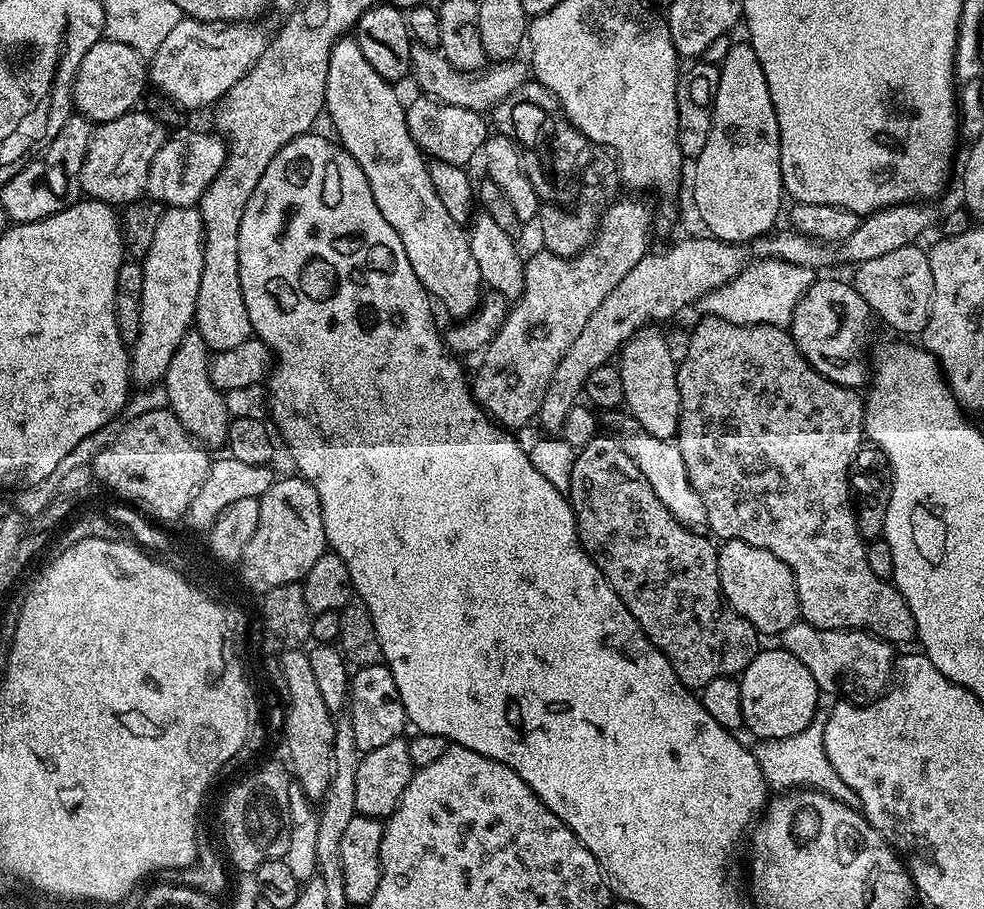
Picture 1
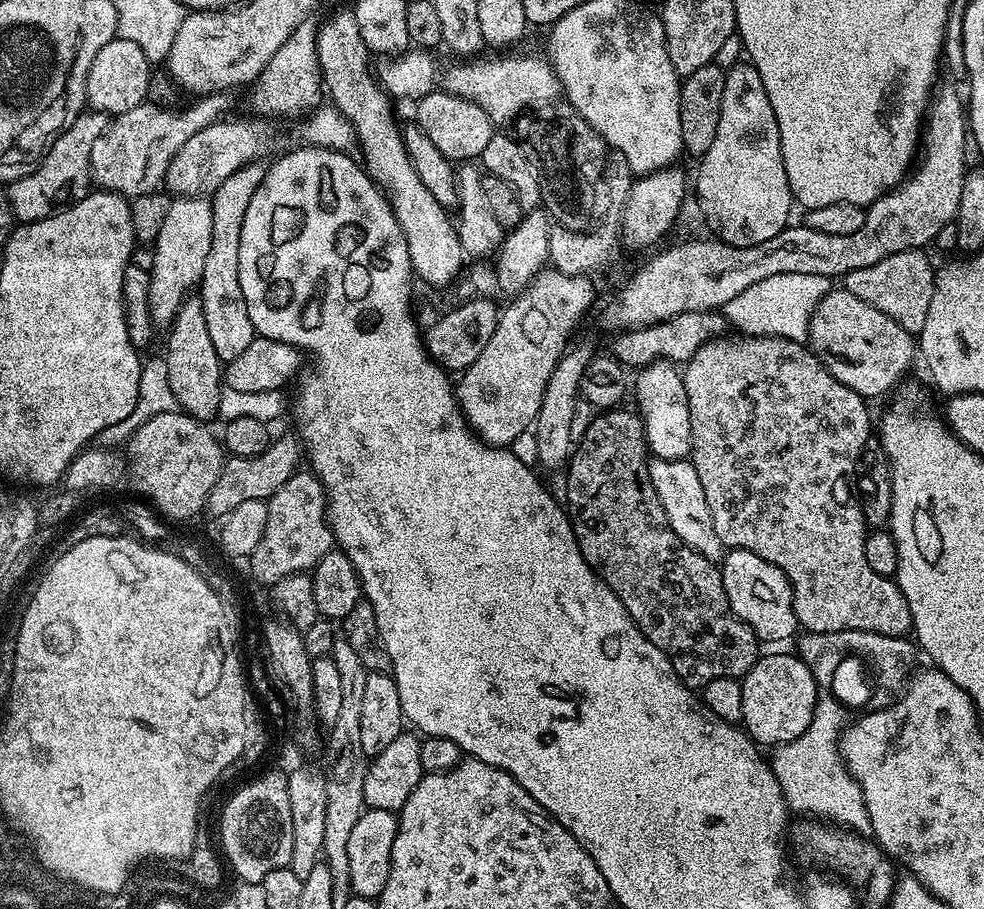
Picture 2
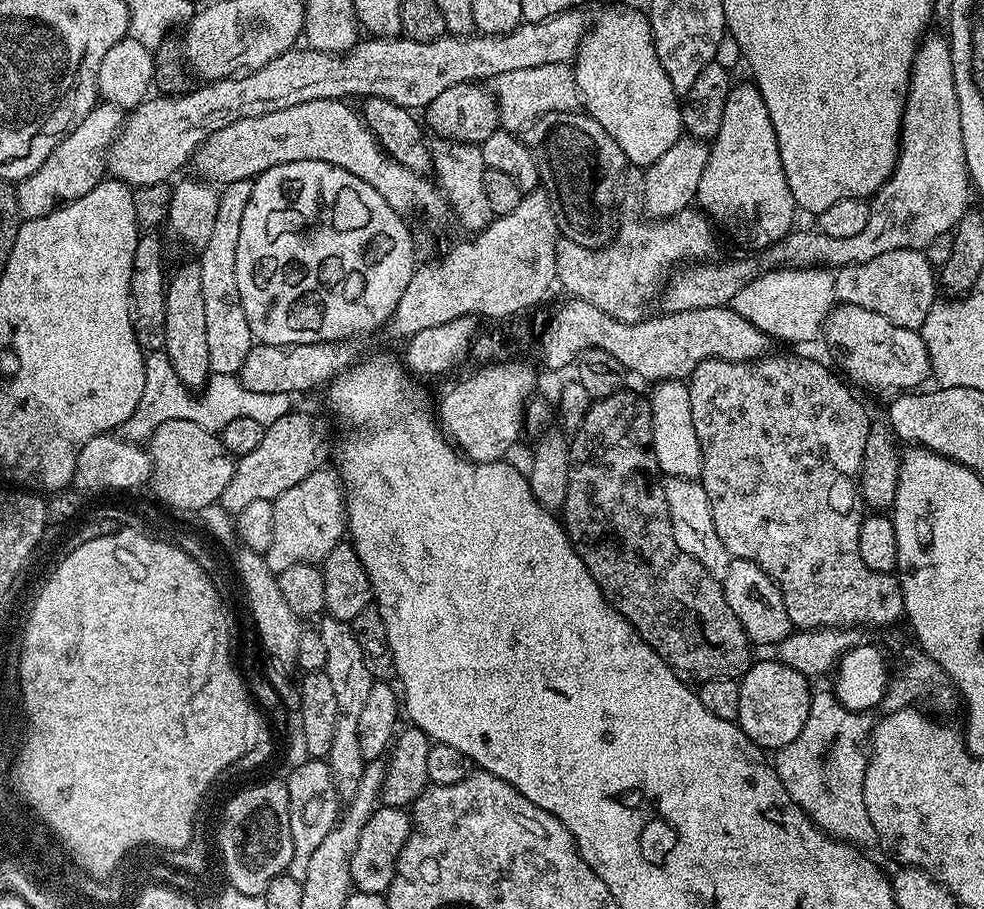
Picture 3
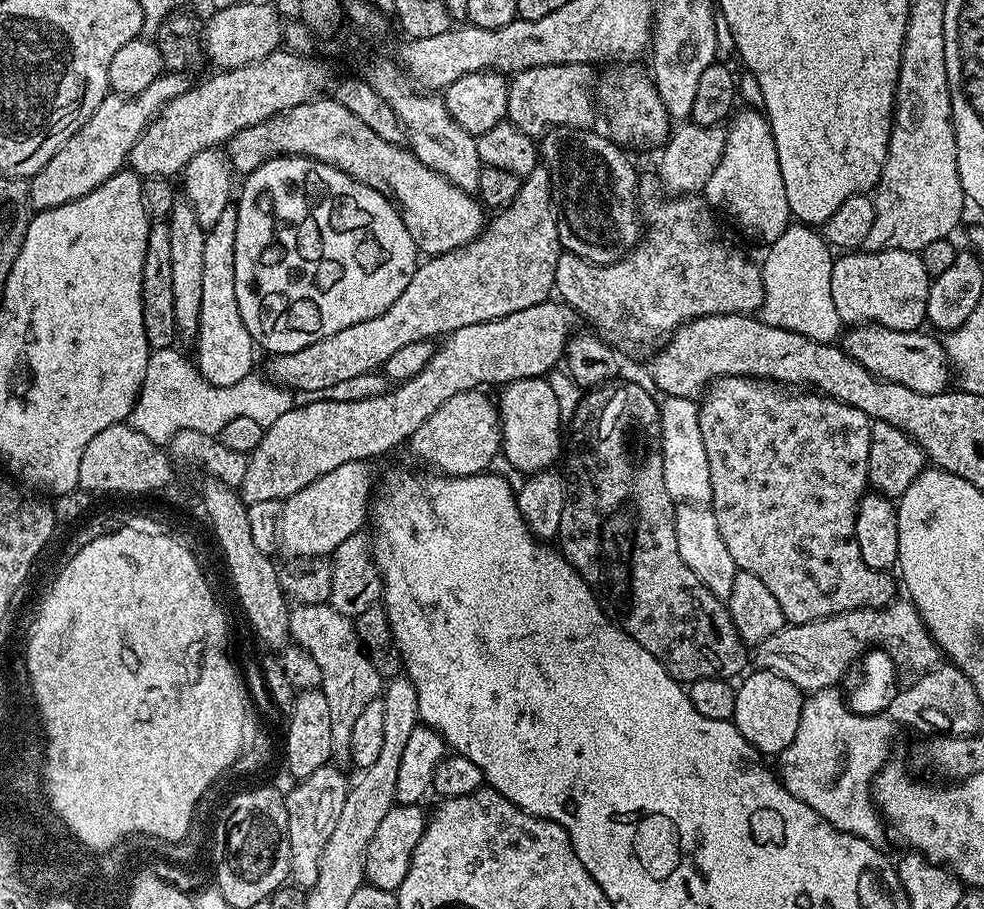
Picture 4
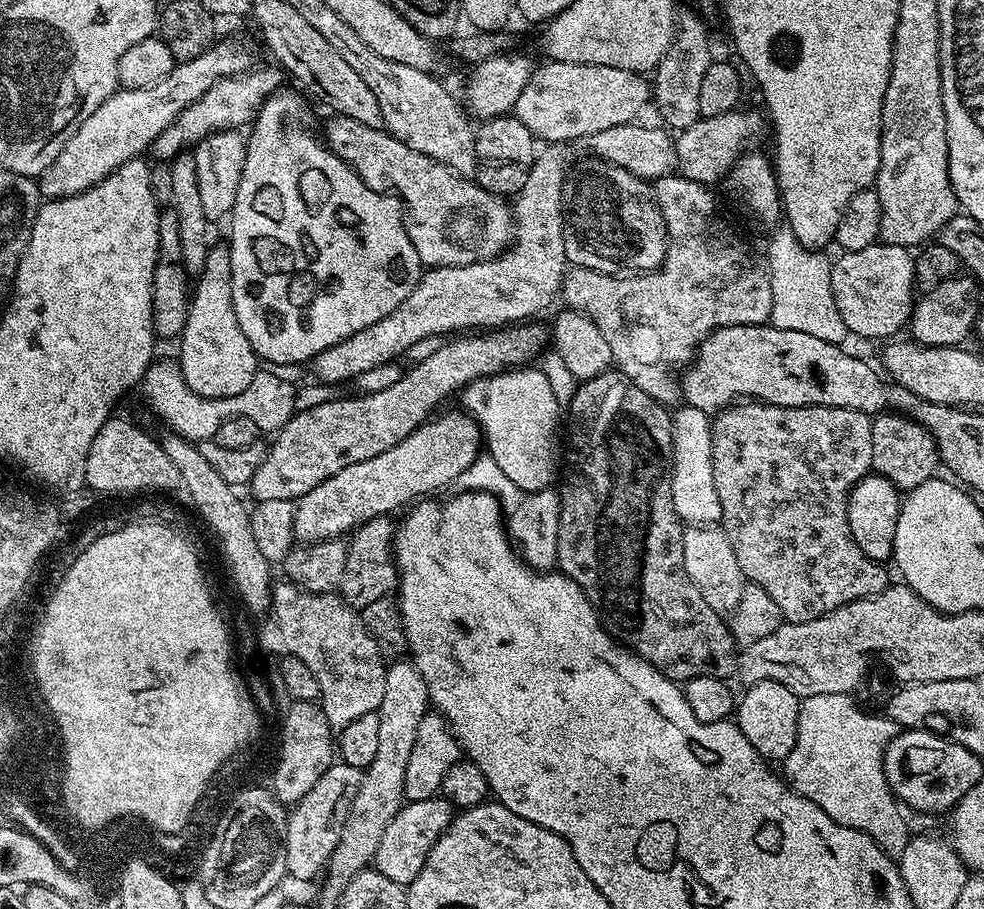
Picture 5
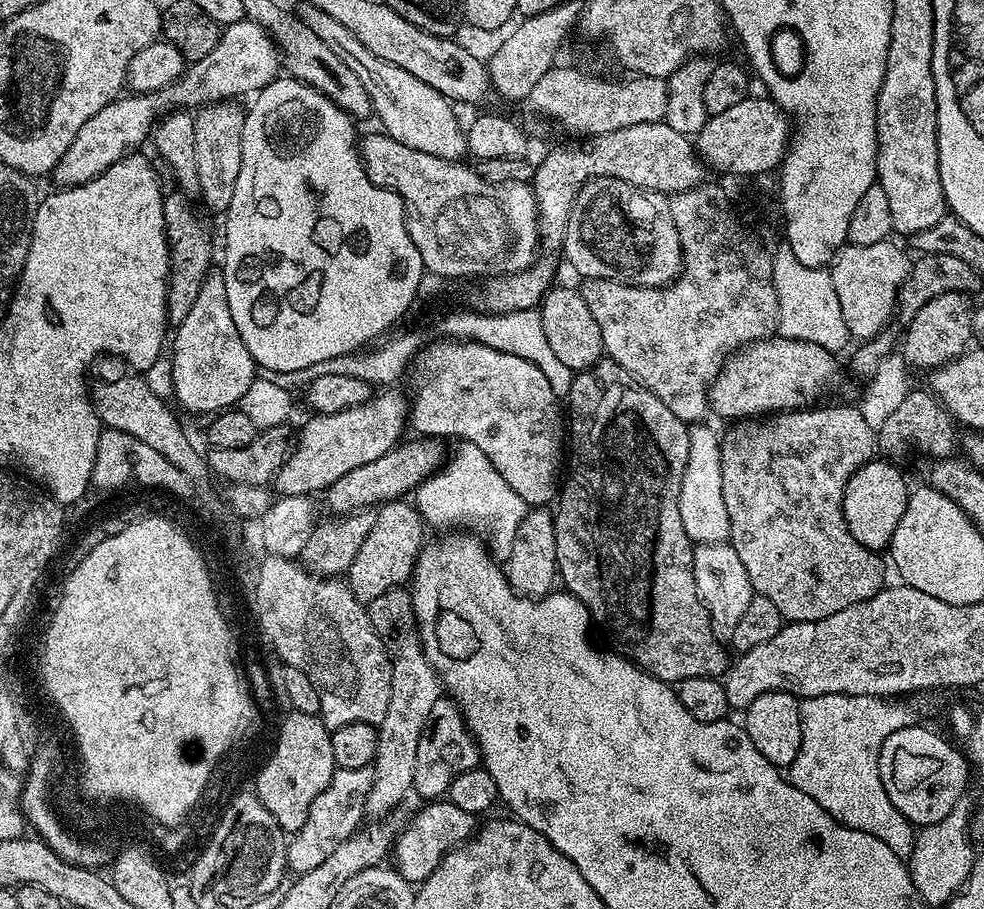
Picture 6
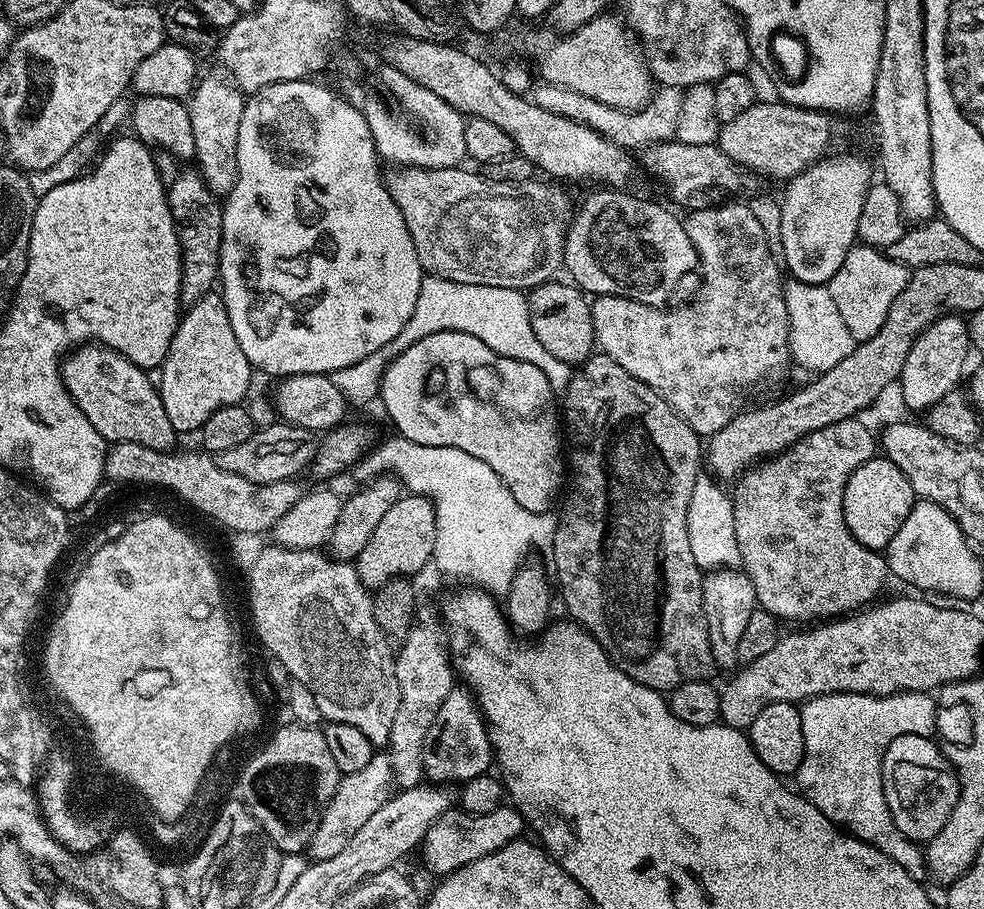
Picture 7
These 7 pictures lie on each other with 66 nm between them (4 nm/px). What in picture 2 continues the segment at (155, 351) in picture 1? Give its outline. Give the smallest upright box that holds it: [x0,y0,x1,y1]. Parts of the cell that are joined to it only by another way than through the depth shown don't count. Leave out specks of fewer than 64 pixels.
[150,196,214,329]

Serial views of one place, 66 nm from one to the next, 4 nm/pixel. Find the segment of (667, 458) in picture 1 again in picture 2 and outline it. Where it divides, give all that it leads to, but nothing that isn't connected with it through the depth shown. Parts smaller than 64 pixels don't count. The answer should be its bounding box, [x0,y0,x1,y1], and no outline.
[648,457,724,562]

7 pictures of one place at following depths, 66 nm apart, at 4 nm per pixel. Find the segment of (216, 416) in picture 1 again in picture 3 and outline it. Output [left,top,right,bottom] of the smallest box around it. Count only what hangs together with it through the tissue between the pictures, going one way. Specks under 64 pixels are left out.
[164,263,210,390]

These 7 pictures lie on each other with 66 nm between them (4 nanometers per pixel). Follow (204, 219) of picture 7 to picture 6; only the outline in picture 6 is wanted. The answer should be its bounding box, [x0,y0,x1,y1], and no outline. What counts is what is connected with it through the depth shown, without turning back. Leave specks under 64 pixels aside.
[162,190,213,326]

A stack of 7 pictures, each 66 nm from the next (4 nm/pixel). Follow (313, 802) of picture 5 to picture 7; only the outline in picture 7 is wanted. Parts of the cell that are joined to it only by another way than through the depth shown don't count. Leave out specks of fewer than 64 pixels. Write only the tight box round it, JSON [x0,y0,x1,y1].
[307,751,393,861]

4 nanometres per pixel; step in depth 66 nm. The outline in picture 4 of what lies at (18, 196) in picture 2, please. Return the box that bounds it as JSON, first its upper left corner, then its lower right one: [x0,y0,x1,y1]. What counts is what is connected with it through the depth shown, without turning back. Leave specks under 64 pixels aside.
[27,71,190,209]

